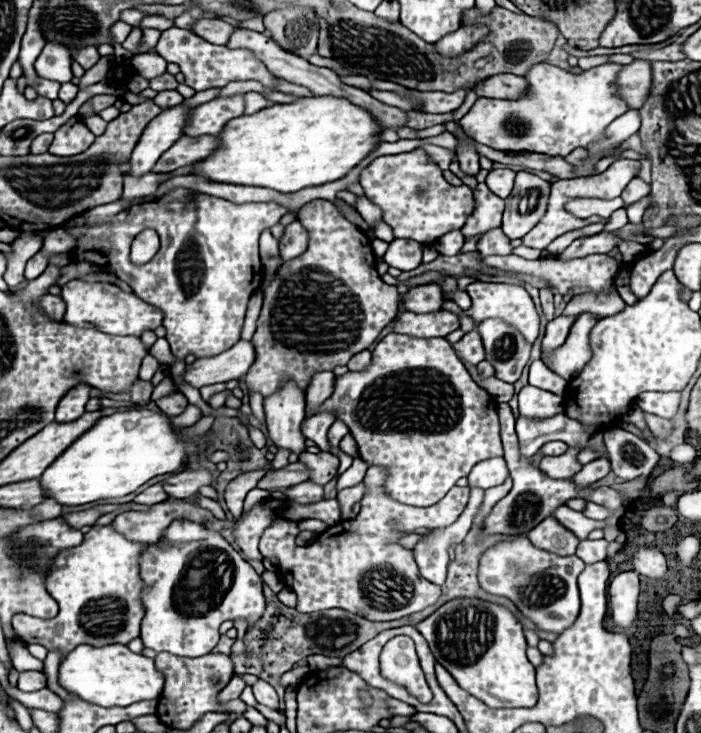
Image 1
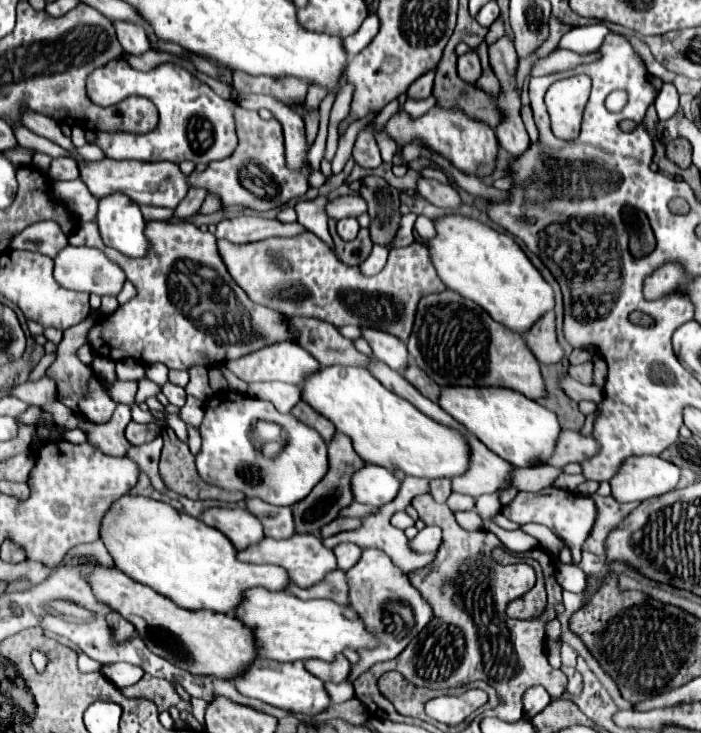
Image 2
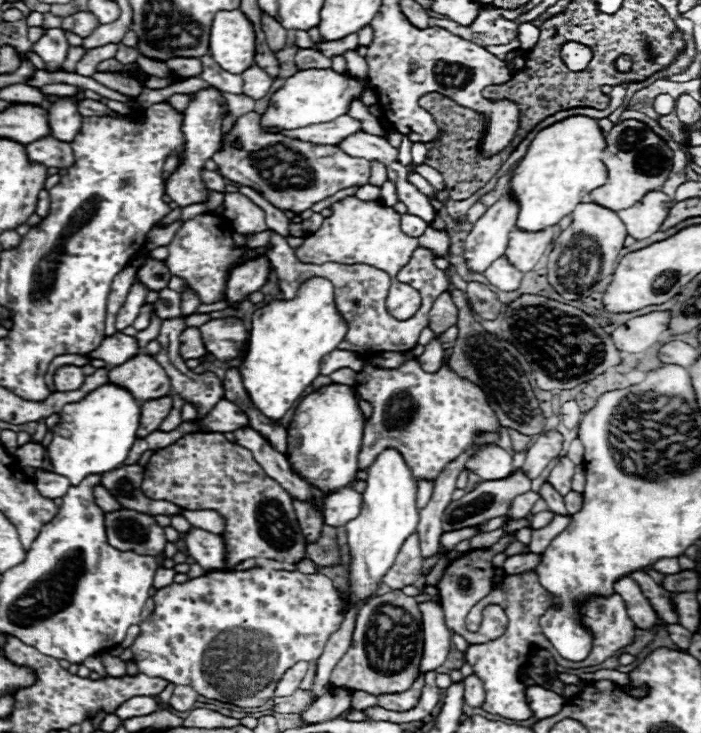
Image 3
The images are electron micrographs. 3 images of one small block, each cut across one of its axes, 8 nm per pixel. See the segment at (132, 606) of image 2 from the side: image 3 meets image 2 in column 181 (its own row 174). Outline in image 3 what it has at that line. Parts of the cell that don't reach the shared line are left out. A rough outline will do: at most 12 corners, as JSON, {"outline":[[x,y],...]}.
{"outline":[[642,122],[606,136],[606,182],[586,200],[618,212],[662,188],[672,150]]}

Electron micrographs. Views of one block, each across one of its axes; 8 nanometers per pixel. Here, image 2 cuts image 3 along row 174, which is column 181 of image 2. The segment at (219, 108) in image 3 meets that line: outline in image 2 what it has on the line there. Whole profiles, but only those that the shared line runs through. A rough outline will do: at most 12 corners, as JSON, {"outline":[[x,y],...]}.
{"outline":[[78,162],[94,198],[176,208],[188,192],[172,162]]}

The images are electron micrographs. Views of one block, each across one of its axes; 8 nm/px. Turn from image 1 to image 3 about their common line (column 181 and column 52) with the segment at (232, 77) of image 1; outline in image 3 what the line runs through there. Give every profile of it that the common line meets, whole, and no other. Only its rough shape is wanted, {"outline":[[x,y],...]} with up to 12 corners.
{"outline":[[60,28],[44,30],[34,52],[48,68],[58,68],[70,44]]}

